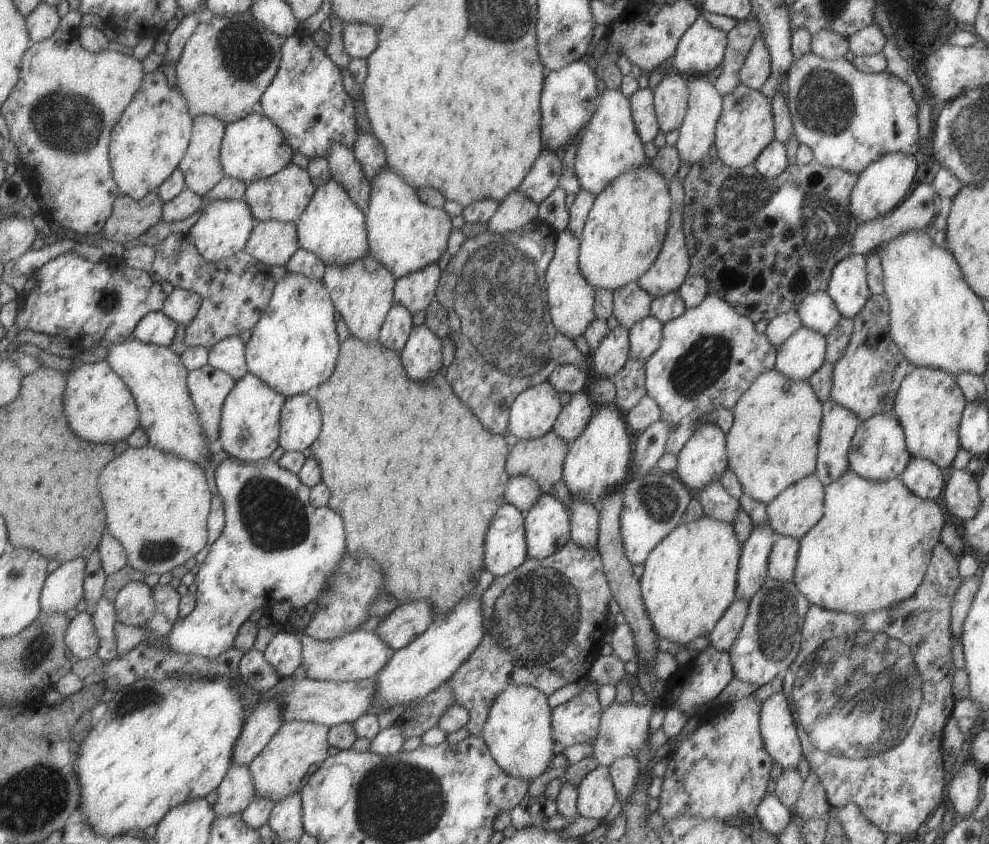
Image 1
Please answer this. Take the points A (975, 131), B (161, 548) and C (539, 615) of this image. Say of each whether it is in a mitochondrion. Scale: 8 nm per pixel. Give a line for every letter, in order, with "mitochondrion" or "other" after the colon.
A: mitochondrion
B: mitochondrion
C: mitochondrion

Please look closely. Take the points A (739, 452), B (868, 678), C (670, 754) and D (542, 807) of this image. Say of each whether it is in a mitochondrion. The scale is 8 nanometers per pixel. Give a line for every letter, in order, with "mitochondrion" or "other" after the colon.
A: other
B: mitochondrion
C: other
D: other

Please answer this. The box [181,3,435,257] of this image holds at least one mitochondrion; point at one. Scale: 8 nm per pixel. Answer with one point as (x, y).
(246, 52)

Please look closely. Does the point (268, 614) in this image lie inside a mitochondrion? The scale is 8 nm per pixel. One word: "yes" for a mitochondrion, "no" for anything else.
no

